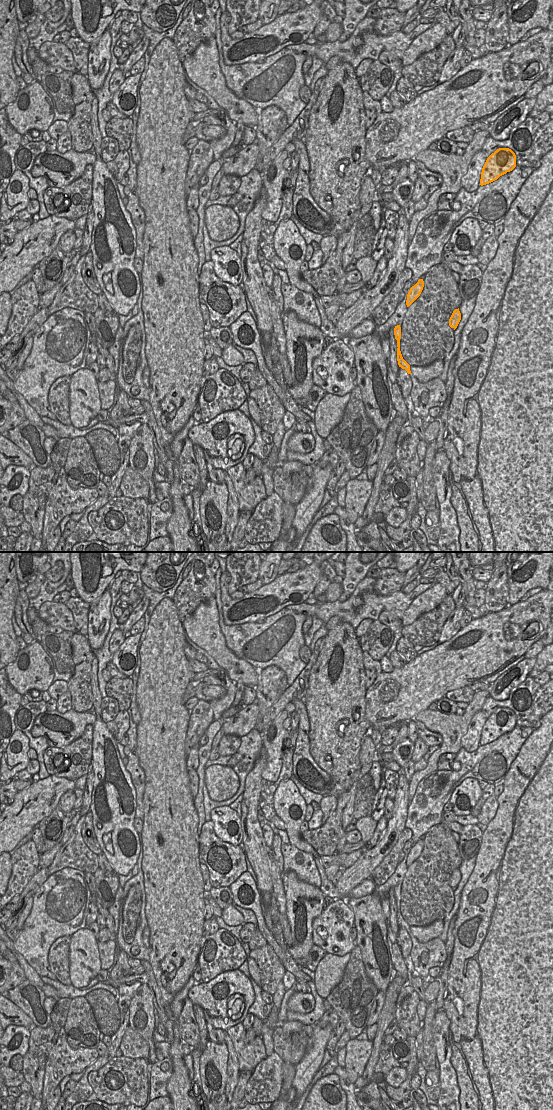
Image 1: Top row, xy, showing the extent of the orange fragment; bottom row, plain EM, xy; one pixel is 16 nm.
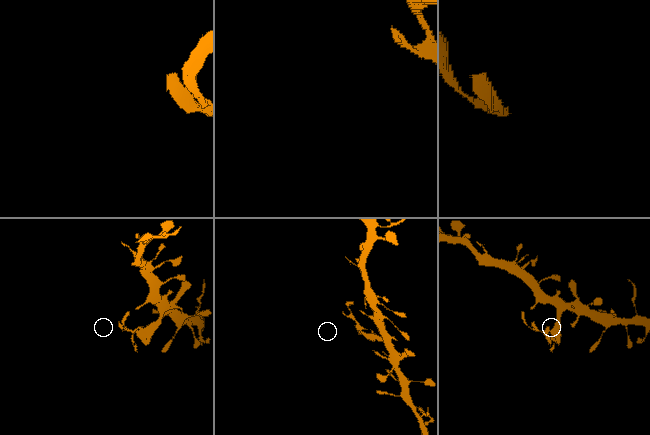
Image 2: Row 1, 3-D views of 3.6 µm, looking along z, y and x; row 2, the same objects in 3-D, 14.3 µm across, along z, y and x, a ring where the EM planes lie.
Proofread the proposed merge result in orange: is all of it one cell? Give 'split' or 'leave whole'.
split

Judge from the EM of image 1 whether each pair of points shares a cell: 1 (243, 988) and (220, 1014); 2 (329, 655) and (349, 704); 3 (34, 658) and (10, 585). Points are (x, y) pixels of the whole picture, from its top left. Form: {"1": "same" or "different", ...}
{"1": "same", "2": "same", "3": "different"}

